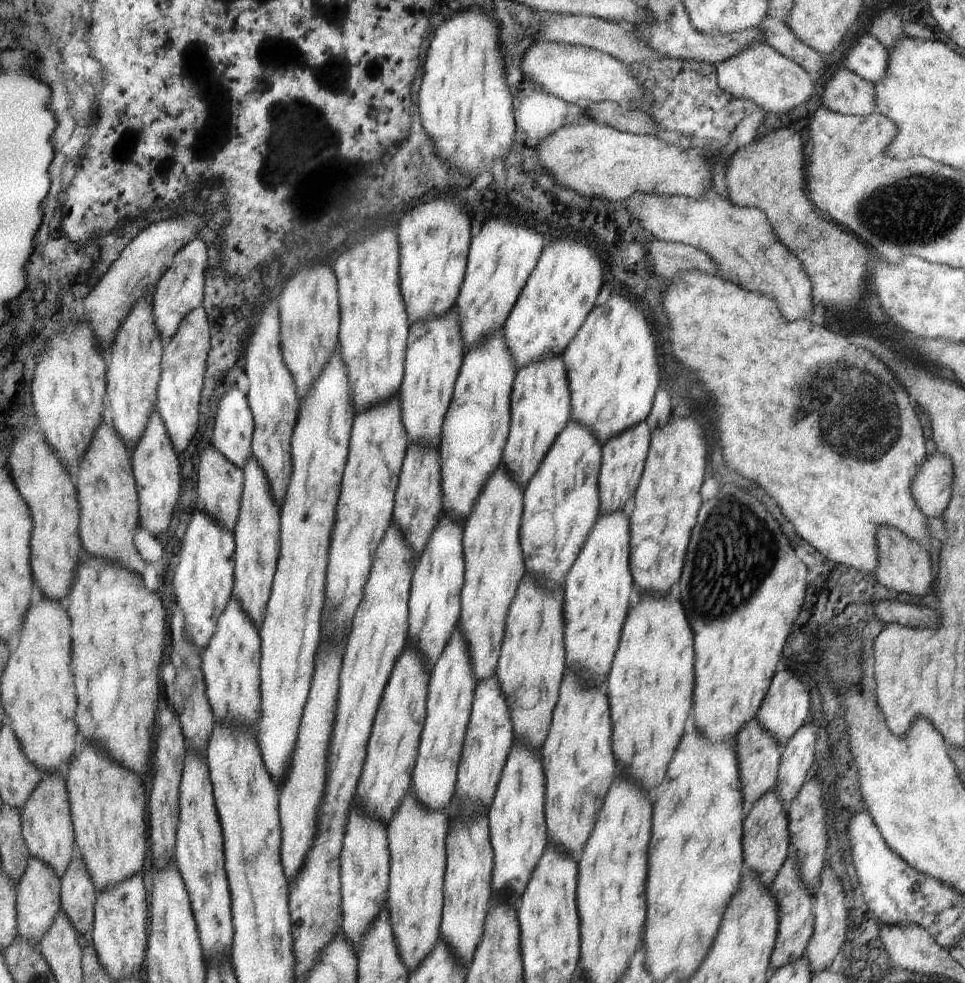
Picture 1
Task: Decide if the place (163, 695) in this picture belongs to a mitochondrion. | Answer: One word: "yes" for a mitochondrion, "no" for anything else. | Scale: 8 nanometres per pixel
no

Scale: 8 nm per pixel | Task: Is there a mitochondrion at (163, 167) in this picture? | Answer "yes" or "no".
no

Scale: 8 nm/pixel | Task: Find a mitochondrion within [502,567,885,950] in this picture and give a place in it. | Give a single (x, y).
(844, 657)

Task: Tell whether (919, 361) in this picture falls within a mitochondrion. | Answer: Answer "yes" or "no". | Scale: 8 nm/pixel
no

